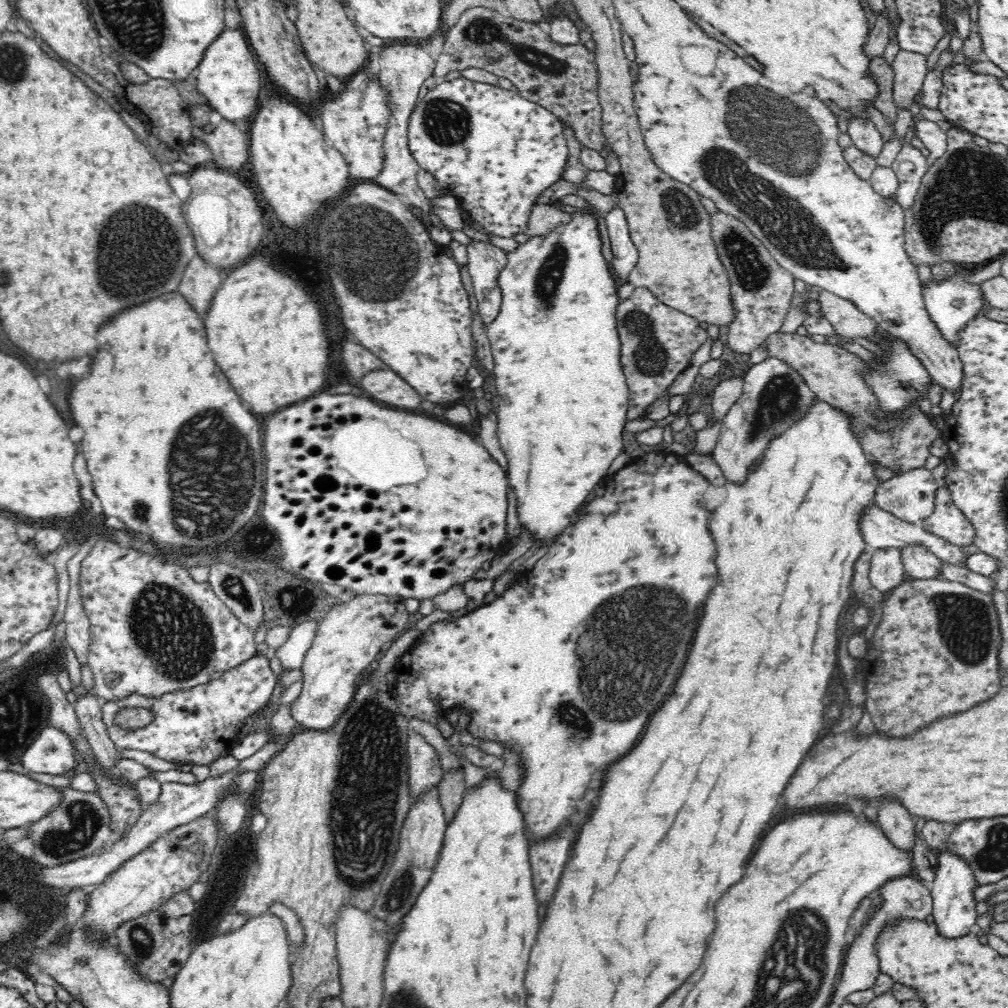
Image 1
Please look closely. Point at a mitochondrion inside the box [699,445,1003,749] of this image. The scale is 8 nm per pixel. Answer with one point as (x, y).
(964, 625)

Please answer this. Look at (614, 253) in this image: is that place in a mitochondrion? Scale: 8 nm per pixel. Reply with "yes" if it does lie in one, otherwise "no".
no

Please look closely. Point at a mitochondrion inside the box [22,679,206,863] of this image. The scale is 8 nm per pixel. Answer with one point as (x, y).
(83, 823)

